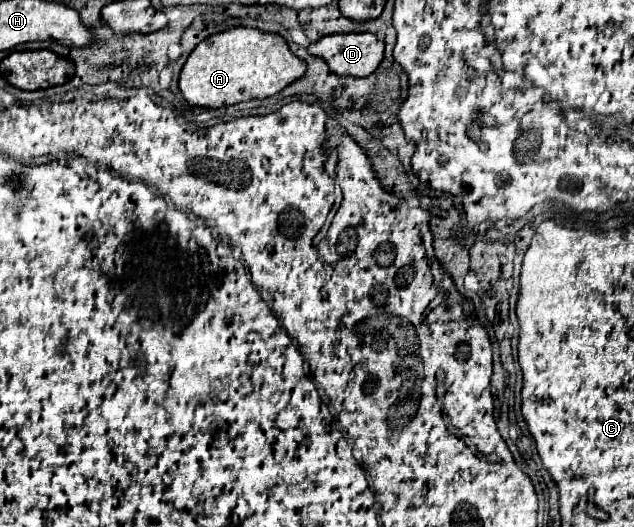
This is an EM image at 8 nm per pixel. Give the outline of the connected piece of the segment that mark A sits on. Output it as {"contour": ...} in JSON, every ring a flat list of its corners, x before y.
{"contour":[[233,27,203,39,191,51,179,75,179,89,193,107,221,109,241,101,271,97,303,73,305,61,289,51,283,37,259,29]]}

